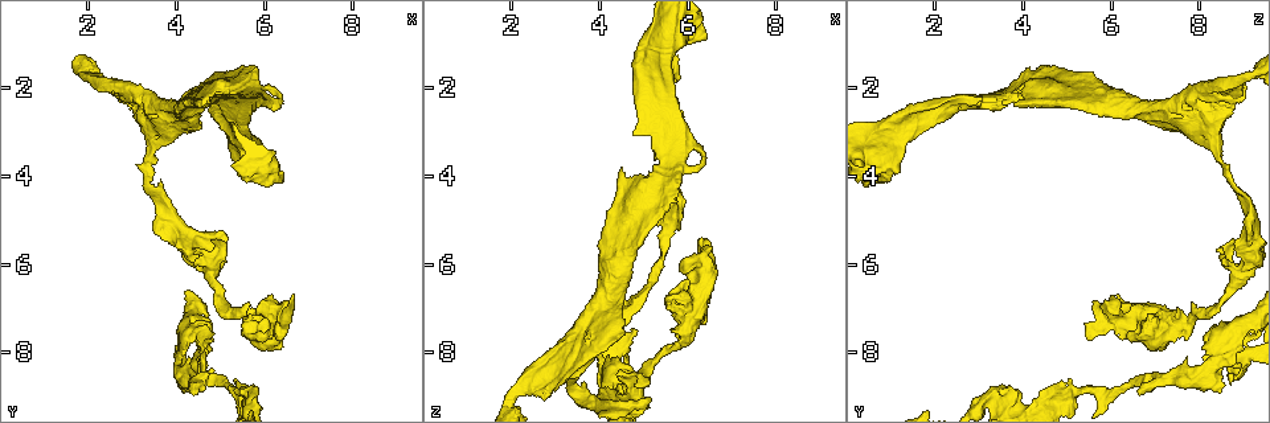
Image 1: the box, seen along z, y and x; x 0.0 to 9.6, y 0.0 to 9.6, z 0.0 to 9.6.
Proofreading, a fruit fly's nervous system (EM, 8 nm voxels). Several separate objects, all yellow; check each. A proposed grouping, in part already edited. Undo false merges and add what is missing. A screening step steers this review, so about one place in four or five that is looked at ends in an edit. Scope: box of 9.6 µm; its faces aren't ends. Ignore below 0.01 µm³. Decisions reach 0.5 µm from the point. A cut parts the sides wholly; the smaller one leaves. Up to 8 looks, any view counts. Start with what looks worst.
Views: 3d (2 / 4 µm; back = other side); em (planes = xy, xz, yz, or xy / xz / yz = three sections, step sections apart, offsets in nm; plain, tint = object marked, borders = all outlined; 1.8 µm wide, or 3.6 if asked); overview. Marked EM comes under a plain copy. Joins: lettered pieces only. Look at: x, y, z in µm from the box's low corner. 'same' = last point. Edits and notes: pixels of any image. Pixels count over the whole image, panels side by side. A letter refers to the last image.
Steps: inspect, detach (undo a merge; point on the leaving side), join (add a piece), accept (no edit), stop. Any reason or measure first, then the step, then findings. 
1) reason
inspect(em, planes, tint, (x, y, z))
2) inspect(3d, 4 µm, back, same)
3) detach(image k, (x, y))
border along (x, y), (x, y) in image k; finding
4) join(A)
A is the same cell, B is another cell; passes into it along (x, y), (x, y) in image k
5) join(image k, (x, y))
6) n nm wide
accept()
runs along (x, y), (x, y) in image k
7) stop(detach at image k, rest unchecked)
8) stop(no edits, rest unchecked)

arms part here
inspect(em, planes, tint, (5.65, 9.00, 5.00))

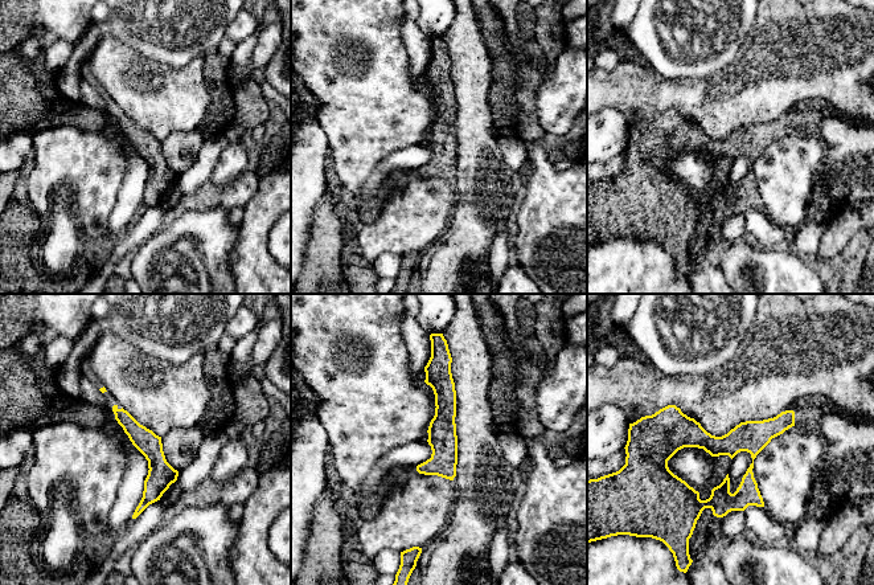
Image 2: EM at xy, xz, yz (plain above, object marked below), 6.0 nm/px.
what lies round it
inspect(em, planes, borders, same)

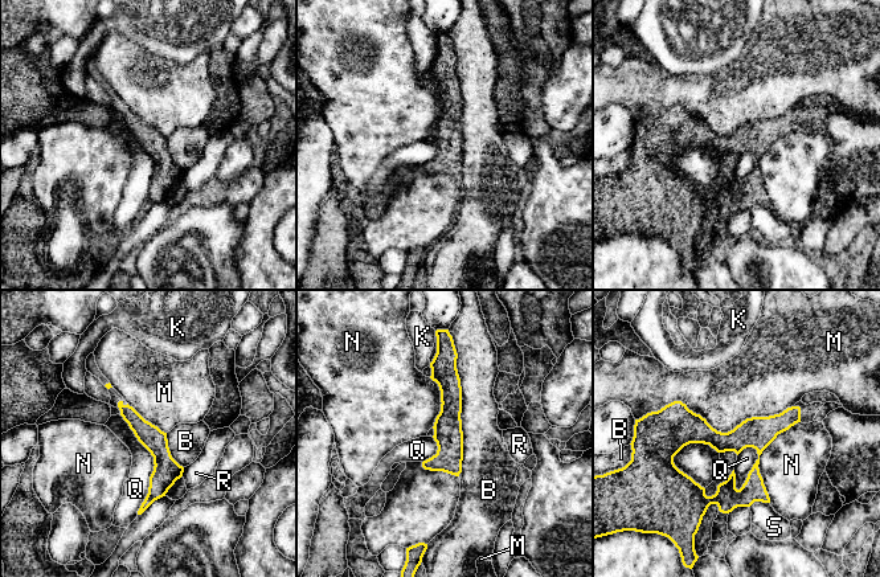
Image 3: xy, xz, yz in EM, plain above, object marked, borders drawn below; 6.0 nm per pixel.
accept()
B, K, M, N, Q, R and S are other cells; runs along (797, 410), (740, 438), (662, 432) in image 3; all the same cell

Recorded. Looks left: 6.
an open end
inspect(em, xz, step 16, tint, (4.45, 5.70, 8.50))

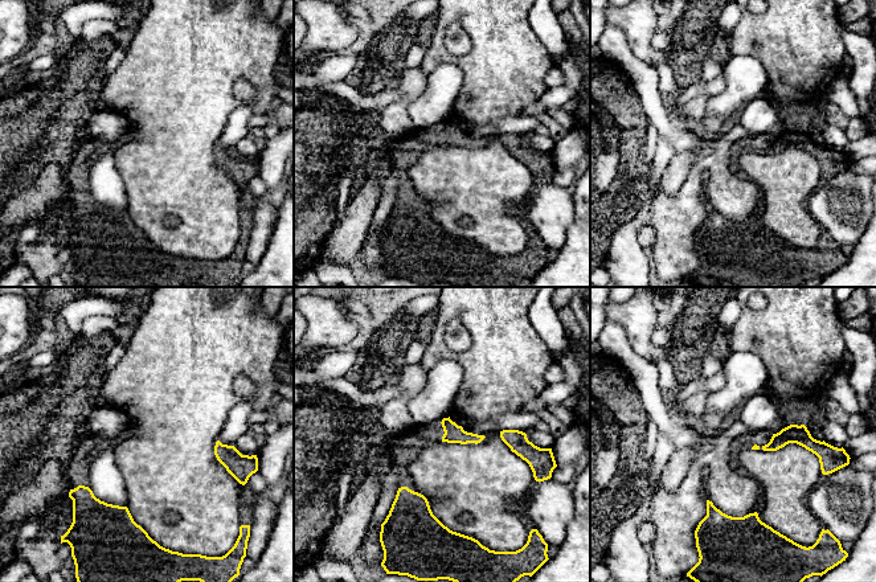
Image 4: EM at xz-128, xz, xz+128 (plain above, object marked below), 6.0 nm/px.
inspect(em, planes, borders, same)

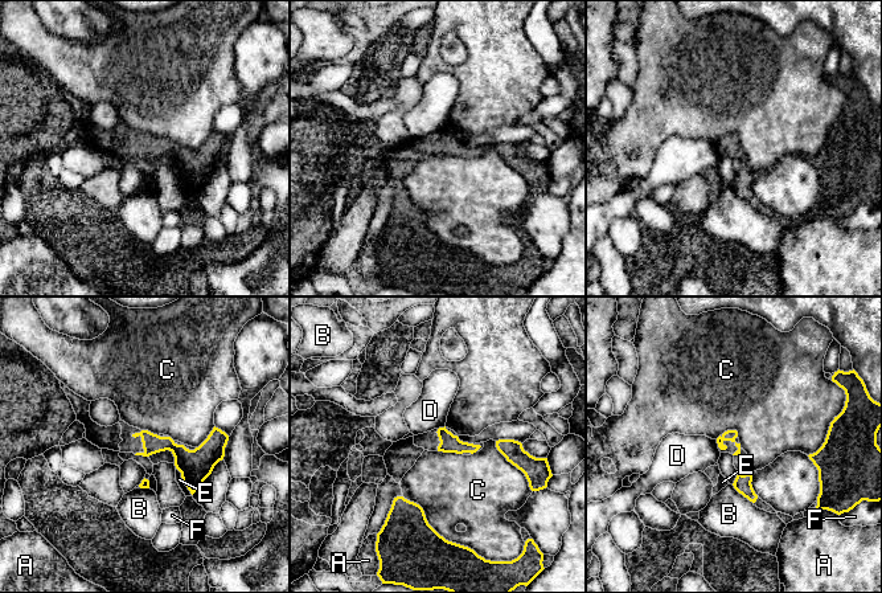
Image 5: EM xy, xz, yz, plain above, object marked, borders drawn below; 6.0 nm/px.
accept()
A, B, C, D, E and F are other cells; border along (402, 497), (415, 502), (443, 536) in image 5; no lettered piece goes on from it

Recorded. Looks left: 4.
branch stops here
inspect(em, planes, tint, (6.15, 7.60, 6.10))

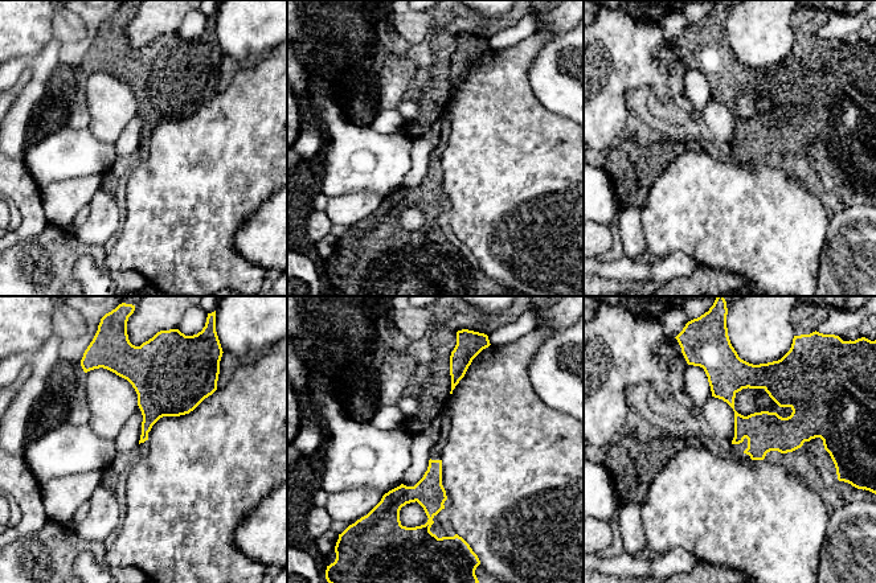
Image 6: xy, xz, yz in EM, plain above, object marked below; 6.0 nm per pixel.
inspect(em, planes, borders, same)

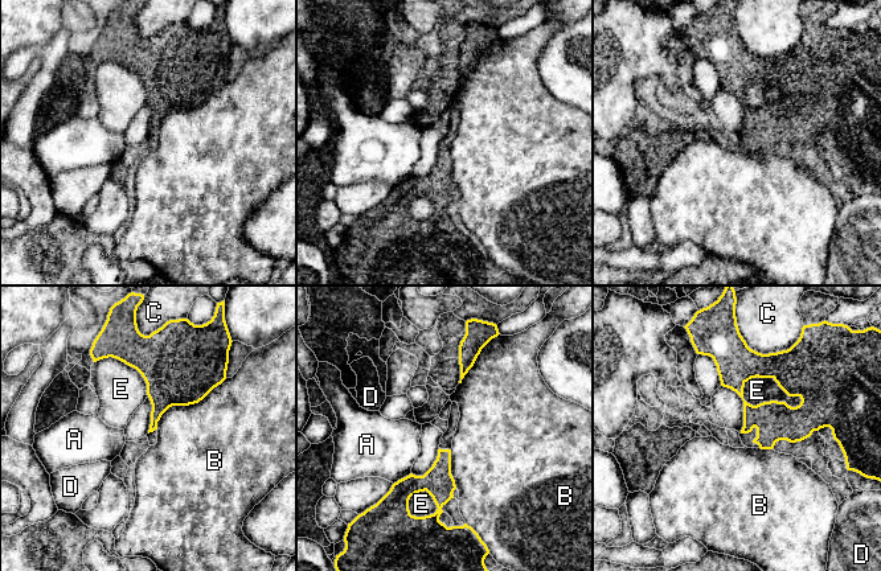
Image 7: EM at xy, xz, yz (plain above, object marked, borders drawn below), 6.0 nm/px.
B touches over 500 nm
accept()
A, B, C, D and E are other cells; none of them fits

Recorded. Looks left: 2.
stop(no edits, rest unchecked)

